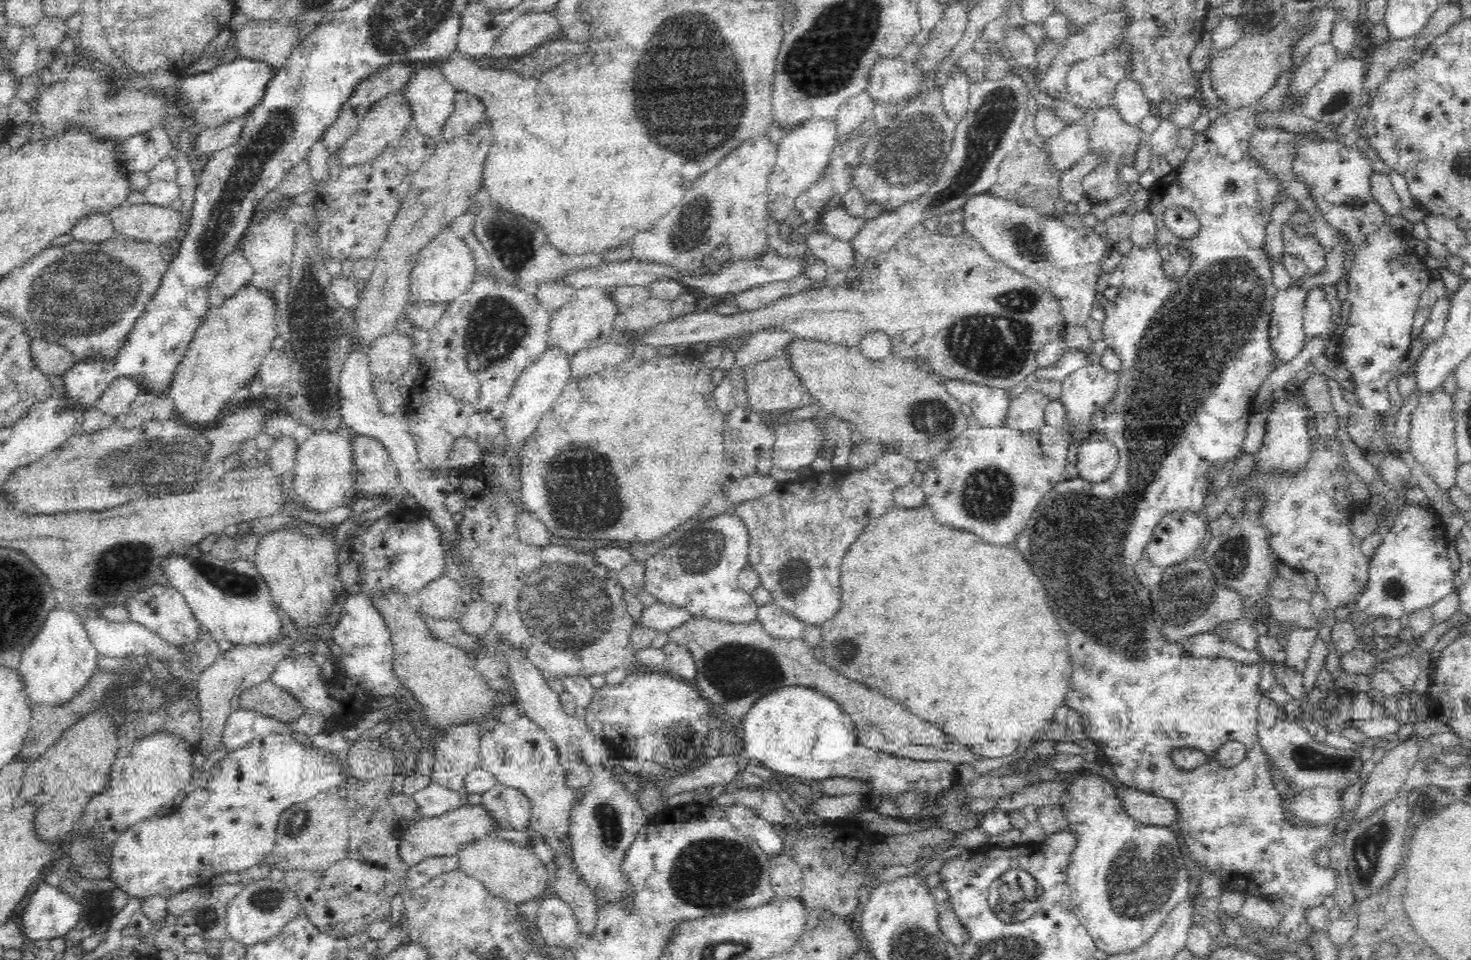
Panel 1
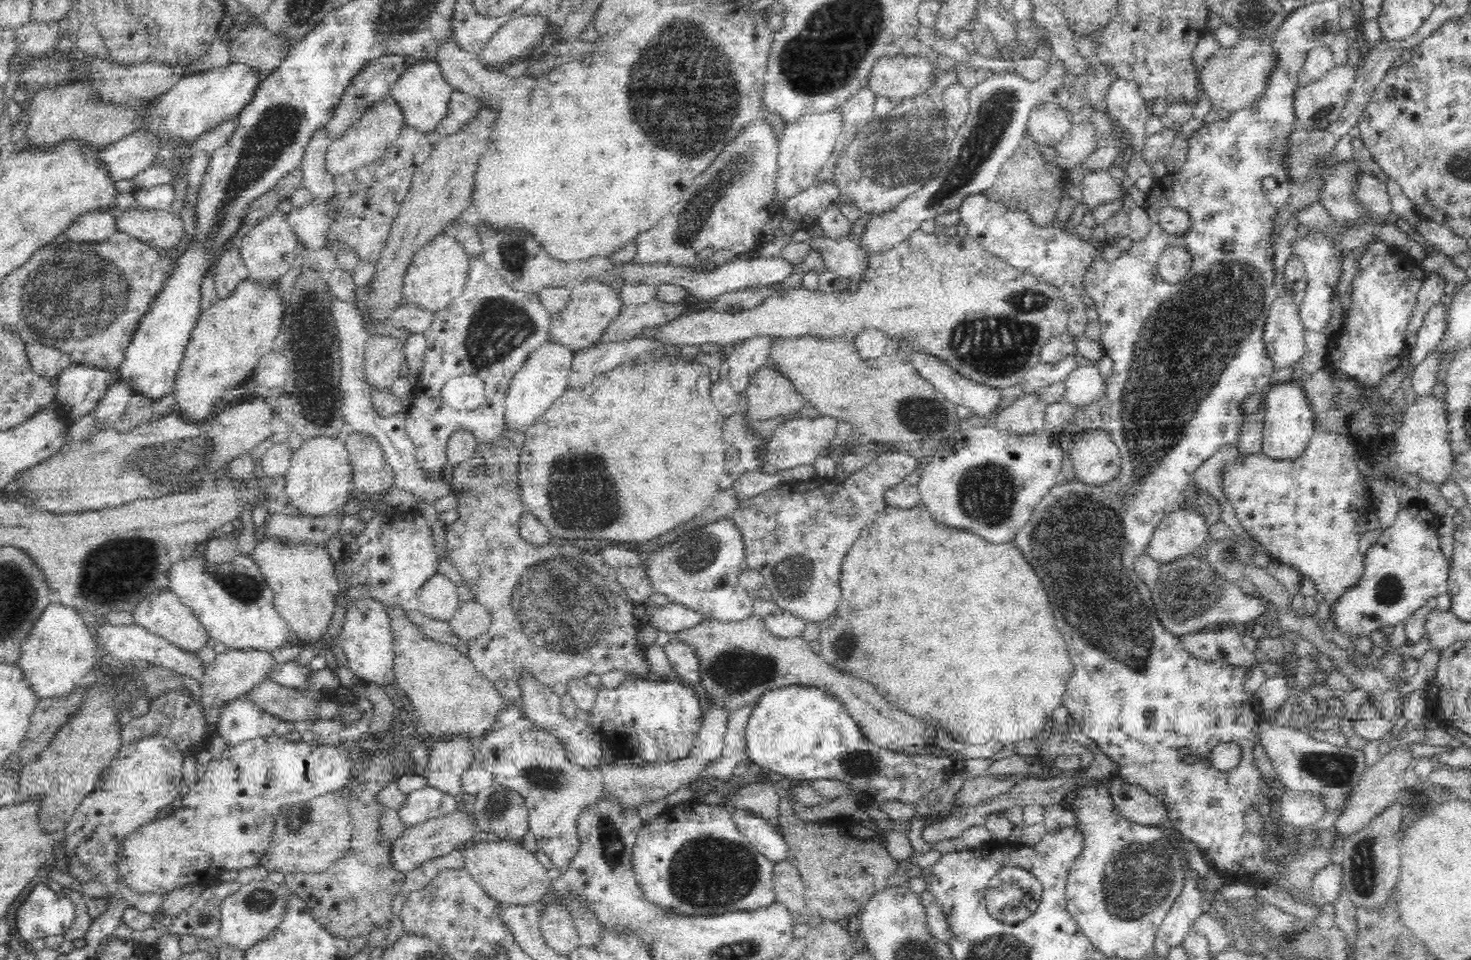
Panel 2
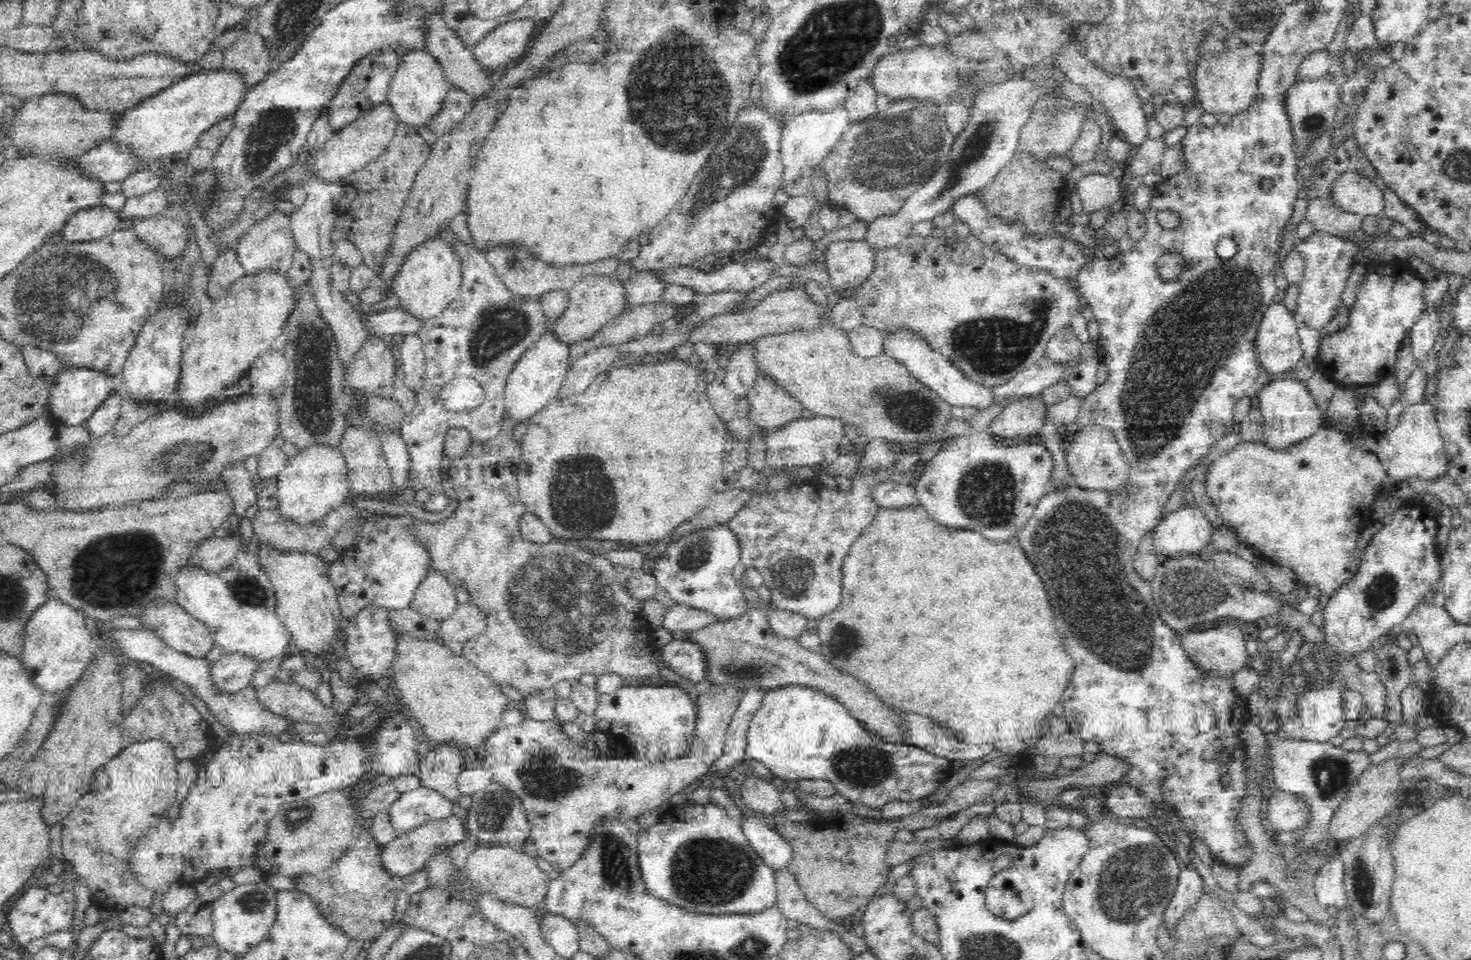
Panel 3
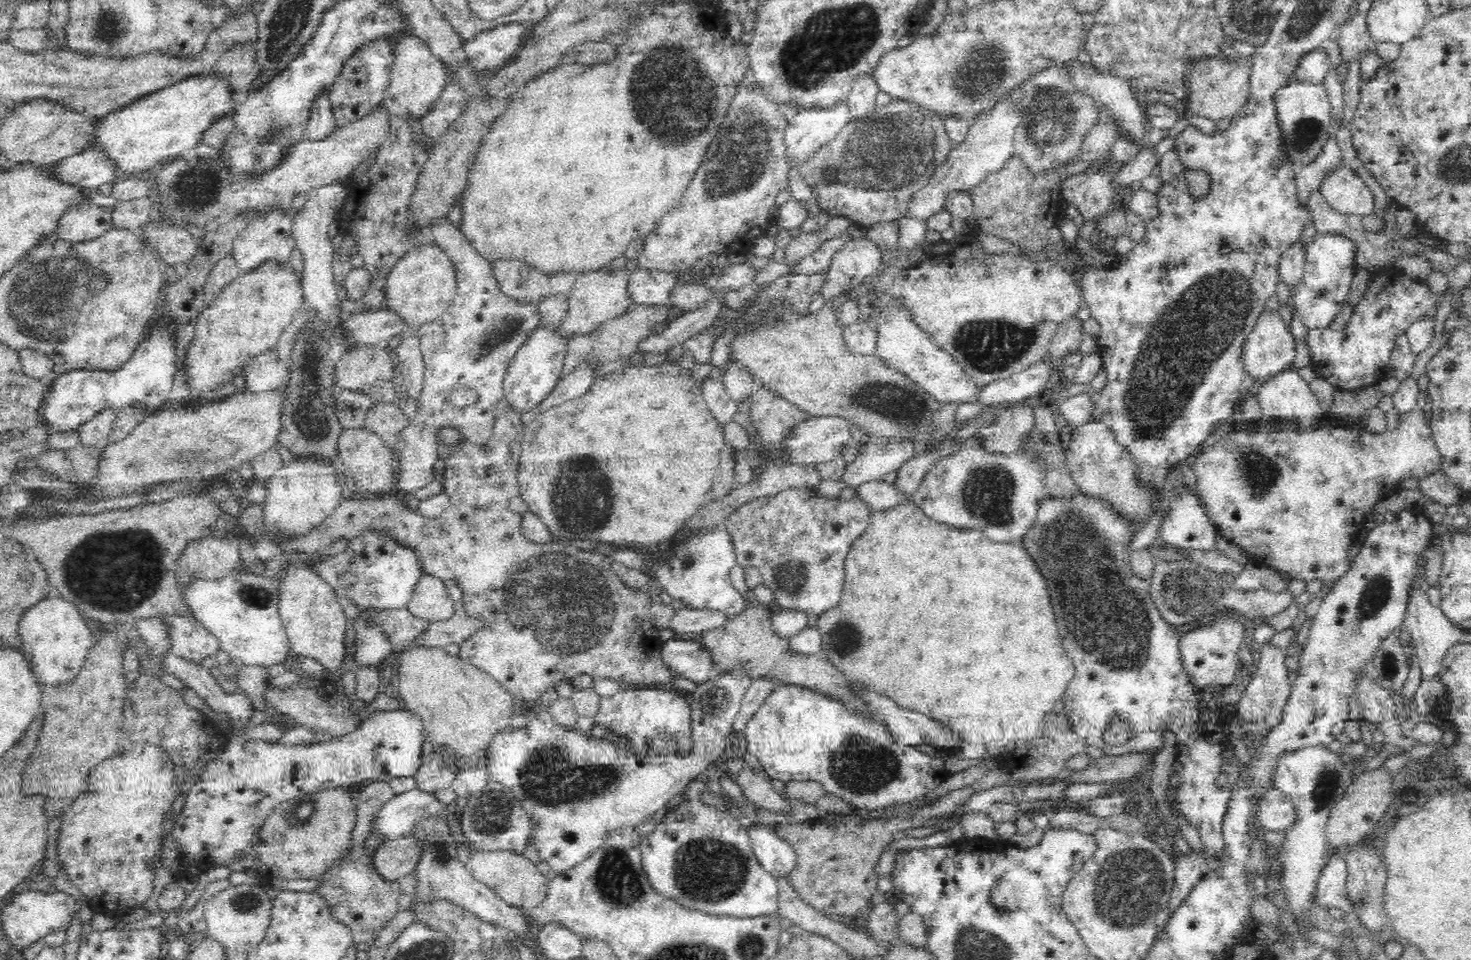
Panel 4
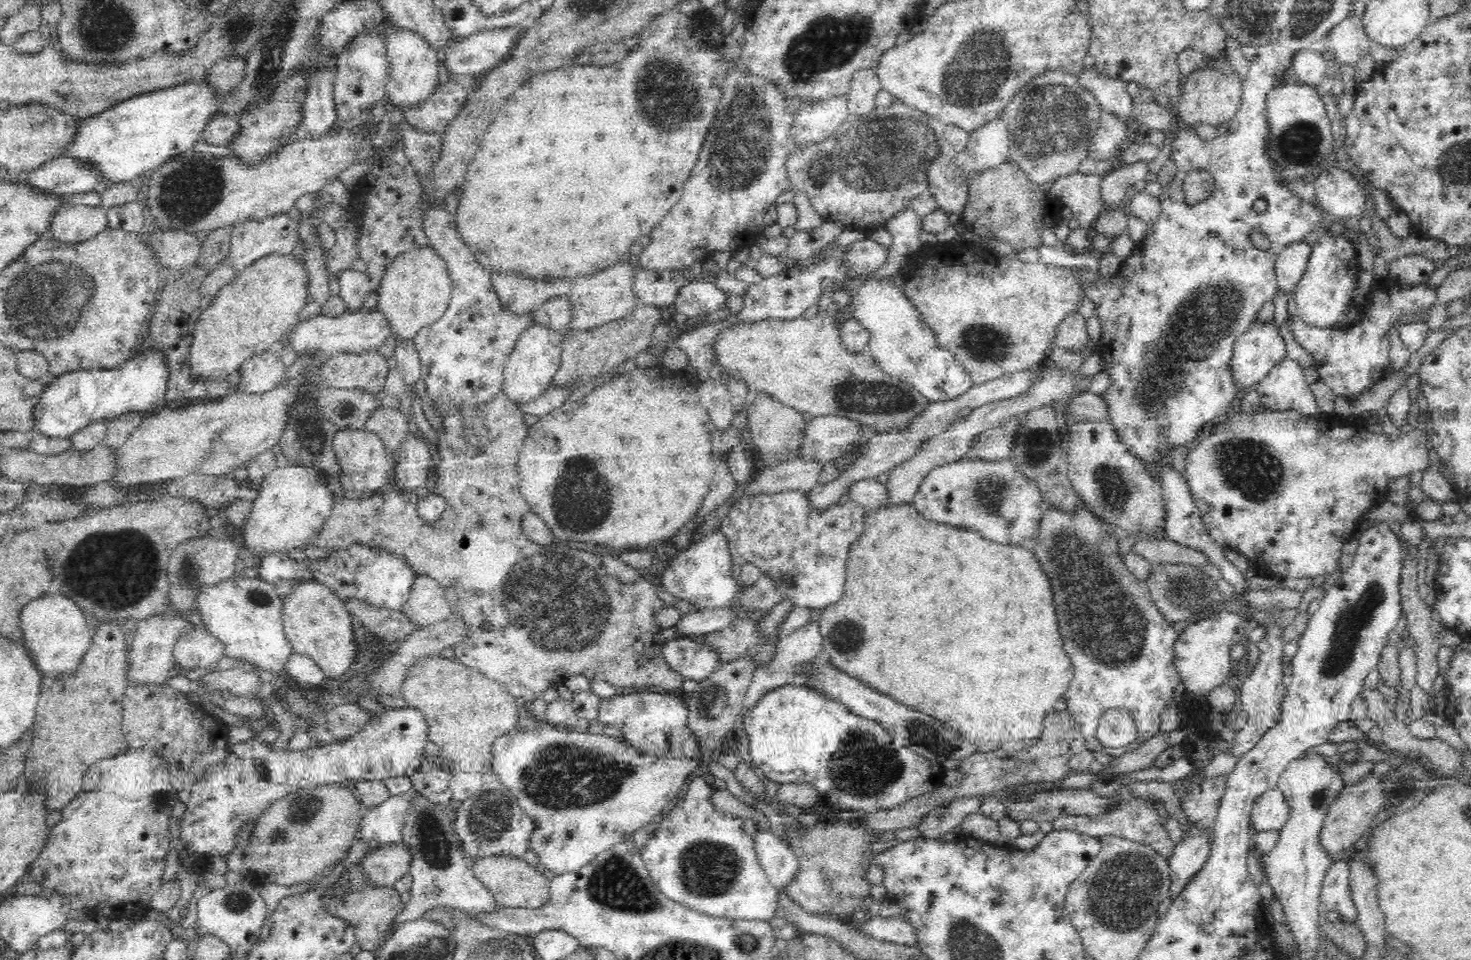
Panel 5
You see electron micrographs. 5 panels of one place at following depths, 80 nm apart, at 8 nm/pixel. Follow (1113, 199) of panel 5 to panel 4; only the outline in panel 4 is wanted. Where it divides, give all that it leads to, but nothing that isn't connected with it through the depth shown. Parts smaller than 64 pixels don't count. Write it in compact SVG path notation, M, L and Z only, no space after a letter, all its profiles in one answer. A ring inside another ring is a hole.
M1146 144L1141 149L1136 158L1124 161L1120 170L1112 178L1112 185L1116 192L1122 187L1130 186L1132 182L1141 181L1145 176L1150 175L1154 166L1161 160L1156 145Z

